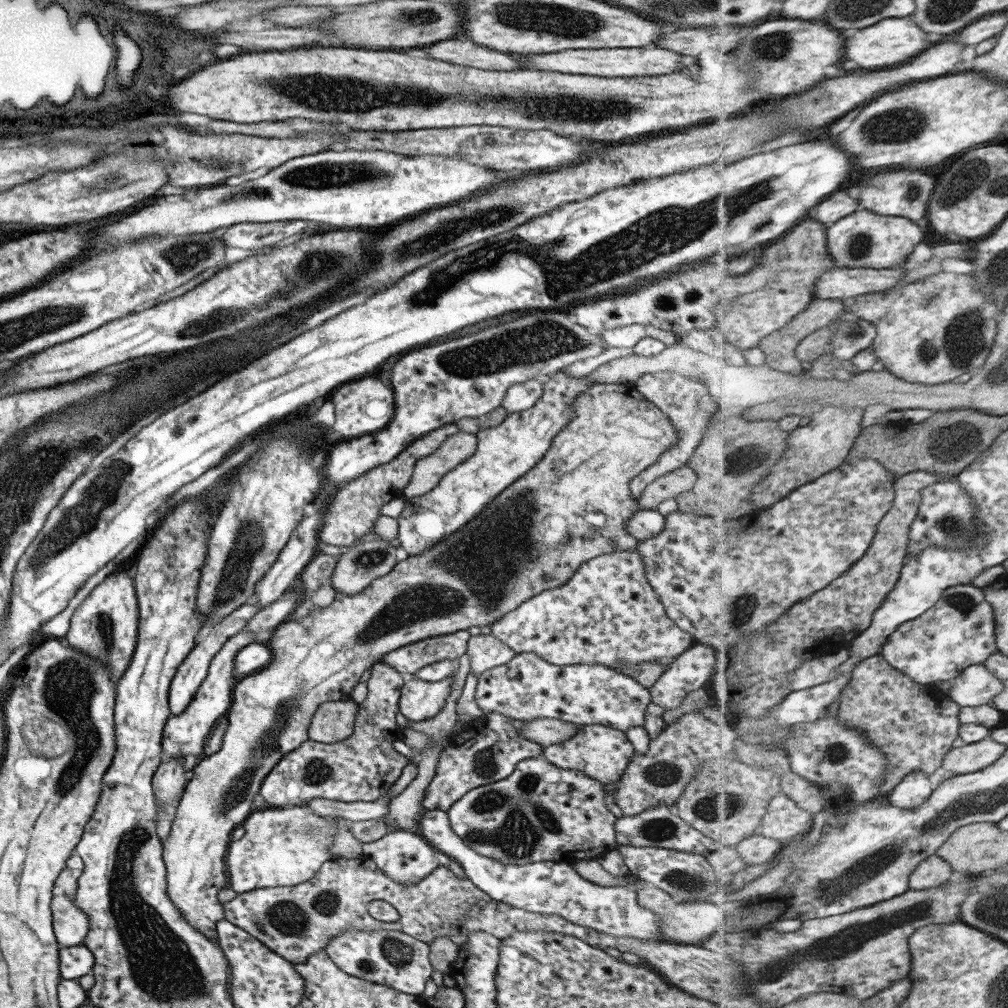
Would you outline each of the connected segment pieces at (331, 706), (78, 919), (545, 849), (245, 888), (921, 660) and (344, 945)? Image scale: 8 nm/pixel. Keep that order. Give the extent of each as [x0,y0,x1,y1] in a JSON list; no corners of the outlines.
[[308,697,359,743],[51,895,89,949],[446,755,619,865],[225,806,337,893],[882,584,998,684],[324,928,434,996]]

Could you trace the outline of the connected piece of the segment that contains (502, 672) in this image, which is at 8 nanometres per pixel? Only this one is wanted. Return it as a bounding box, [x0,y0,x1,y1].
[475,652,651,731]

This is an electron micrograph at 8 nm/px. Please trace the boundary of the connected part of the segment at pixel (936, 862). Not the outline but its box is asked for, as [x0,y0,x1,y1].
[911,855,954,890]

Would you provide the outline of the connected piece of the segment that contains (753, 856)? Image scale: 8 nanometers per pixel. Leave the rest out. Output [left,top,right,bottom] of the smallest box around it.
[737,832,784,865]

